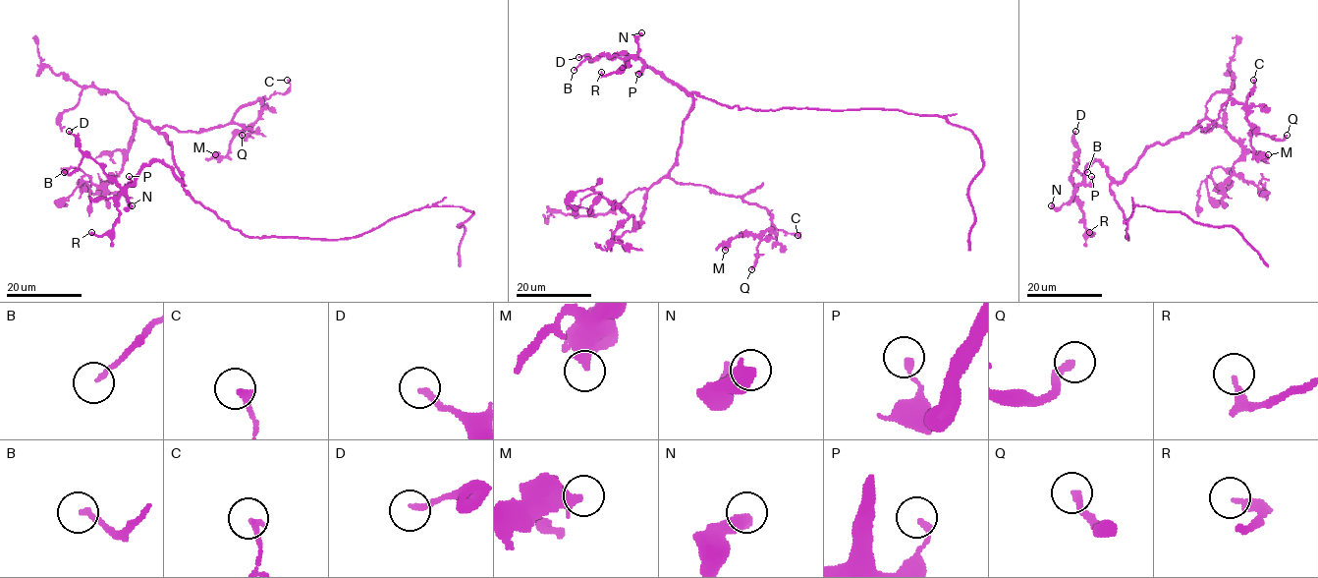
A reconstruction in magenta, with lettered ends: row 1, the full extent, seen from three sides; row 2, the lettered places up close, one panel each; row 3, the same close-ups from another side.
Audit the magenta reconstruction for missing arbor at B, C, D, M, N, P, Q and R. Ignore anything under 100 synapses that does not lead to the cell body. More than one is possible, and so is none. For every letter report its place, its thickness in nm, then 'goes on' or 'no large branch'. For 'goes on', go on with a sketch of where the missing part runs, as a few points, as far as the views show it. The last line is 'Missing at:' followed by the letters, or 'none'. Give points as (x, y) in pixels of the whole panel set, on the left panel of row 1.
B: (64, 172) | 190 nm | no large branch
C: (287, 80) | 240 nm | no large branch
D: (69, 131) | 220 nm | no large branch
M: (215, 154) | 440 nm | no large branch
N: (132, 205) | 550 nm | no large branch
P: (129, 176) | 240 nm | no large branch
Q: (242, 135) | 240 nm | no large branch
R: (91, 232) | 280 nm | no large branch
Missing at: none

